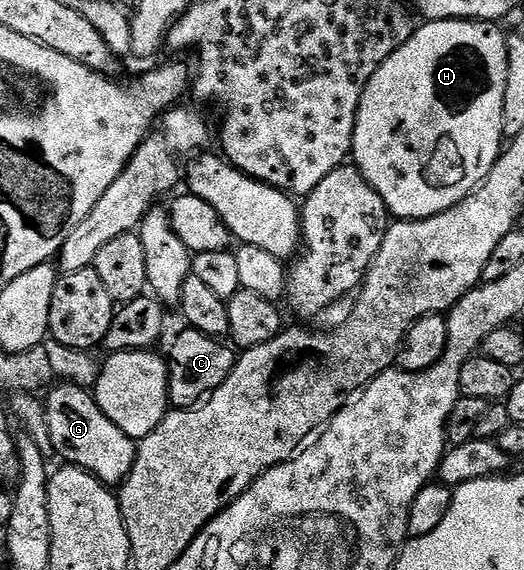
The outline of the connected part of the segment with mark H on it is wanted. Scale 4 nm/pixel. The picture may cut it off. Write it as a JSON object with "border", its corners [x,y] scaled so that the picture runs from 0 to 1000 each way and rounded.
{"border":[[[857,35],[853,39],[807,40],[811,46],[788,51],[782,70],[760,84],[714,126],[706,147],[698,147],[698,161],[691,168],[691,182],[683,189],[676,246],[672,247],[670,282],[698,309],[698,316],[729,344],[742,377],[756,386],[784,386],[790,382],[819,382],[830,375],[851,372],[851,365],[866,365],[891,340],[899,340],[924,312],[943,295],[958,261],[962,240],[962,205],[958,204],[958,175],[966,168],[966,133],[969,132],[969,67],[952,53],[947,39],[918,39],[914,35]]]}

